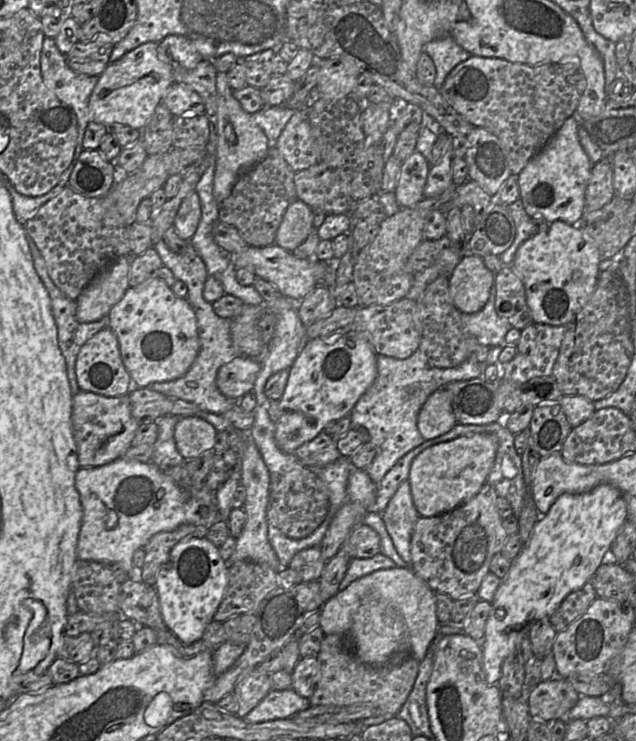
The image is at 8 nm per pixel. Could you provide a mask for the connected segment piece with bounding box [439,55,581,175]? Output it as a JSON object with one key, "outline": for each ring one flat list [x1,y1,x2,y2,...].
{"outline":[[470,55,465,61,459,63,455,66,452,71,446,77,444,84,439,89,441,95,461,116,463,116,468,122,470,122,474,127,482,127,492,132,498,137,503,147,506,150,506,154,509,161,509,168,511,174,518,175,521,170,525,167,528,161,534,157,549,141,549,139,555,134,555,132,562,126,564,121,573,116,576,111,577,105,580,99,580,92,570,85,566,77,558,74,554,69,552,64,523,64,509,62,504,59,492,58,492,57,482,57,476,55]]}

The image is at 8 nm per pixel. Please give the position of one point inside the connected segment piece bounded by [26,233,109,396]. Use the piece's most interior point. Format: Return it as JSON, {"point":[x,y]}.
{"point":[71,334]}

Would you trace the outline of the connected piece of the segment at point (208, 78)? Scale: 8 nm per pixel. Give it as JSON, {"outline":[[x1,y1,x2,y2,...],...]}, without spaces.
{"outline":[[203,59,192,70,173,69,174,83,190,86,204,101,205,114,210,118,217,111,216,74,211,60]]}

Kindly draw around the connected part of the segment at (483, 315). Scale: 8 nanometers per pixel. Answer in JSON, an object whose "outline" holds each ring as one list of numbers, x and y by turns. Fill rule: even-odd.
{"outline":[[493,285,489,298,480,311,460,315,464,330,474,336,481,345,489,347,505,346,505,335,513,328,506,319,496,313,495,300,496,289]]}

